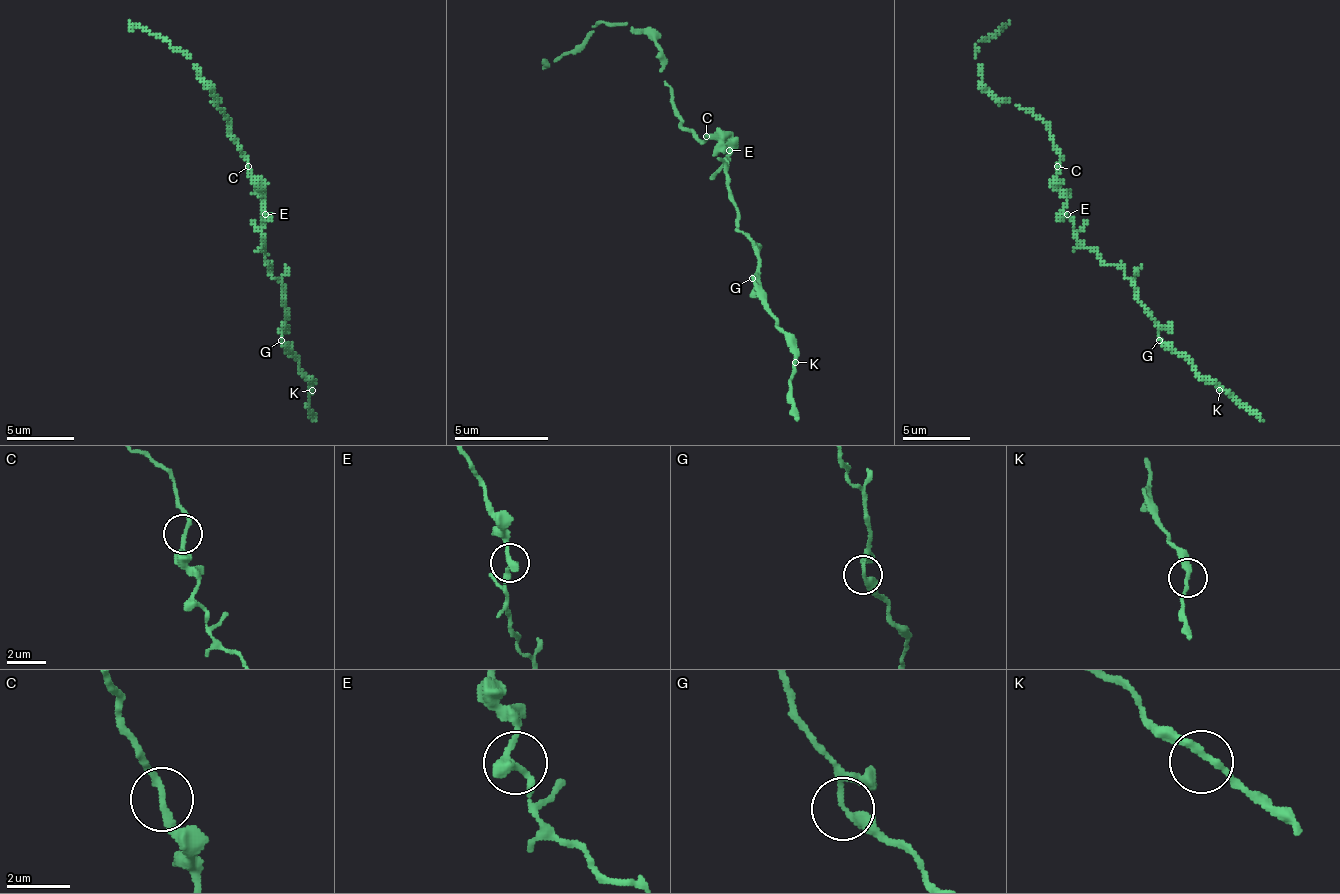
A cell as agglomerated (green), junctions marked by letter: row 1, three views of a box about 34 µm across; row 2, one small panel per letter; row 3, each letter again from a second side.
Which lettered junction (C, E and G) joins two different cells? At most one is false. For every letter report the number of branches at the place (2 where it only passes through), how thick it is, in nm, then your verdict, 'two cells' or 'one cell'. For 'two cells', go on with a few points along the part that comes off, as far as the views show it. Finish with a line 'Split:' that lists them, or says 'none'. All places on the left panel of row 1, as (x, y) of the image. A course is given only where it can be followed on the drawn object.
C: 2 branches meet; 220 nm thick; one cell
E: 2 branches meet; 320 nm thick; one cell
G: 2 branches meet; 220 nm thick; one cell
Split: none

